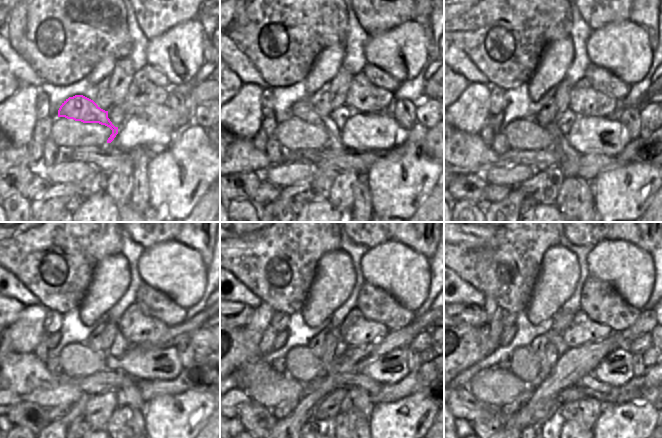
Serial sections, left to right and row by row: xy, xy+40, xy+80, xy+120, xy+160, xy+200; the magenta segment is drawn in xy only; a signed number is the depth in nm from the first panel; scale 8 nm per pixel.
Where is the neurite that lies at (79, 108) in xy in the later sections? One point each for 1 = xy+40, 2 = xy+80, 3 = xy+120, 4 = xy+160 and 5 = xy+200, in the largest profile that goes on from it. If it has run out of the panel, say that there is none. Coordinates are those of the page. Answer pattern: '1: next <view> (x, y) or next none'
1: next xy+40 (304, 110)
2: next xy+80 (570, 159)
3: next xy+120 (125, 396)
4: next xy+160 (356, 399)
5: next xy+200 (586, 411)

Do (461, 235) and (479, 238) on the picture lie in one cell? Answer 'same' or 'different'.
same

